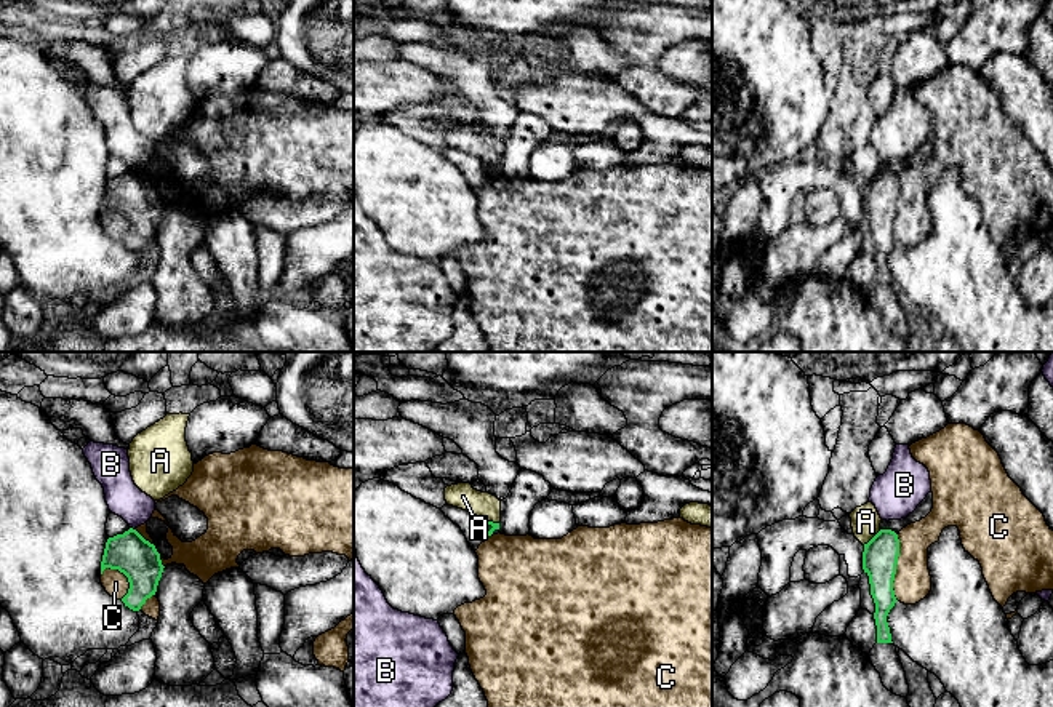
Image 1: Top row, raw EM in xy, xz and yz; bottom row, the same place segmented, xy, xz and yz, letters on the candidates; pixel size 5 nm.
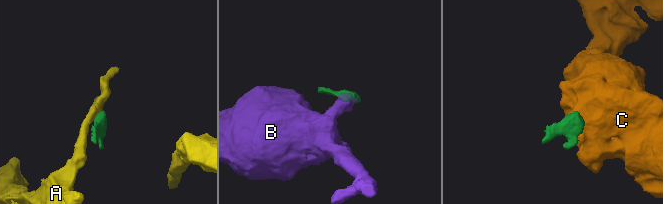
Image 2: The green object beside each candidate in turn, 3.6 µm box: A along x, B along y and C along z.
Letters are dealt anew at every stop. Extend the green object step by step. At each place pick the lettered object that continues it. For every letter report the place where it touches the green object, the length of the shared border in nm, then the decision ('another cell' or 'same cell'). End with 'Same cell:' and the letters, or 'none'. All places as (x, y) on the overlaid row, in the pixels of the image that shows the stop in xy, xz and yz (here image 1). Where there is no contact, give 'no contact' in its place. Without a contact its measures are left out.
A: yz (872, 538) | 120 nm | another cell
B: xy (132, 528) | 30 nm | another cell
C: yz (895, 568) | 340 nm | another cell
Same cell: none

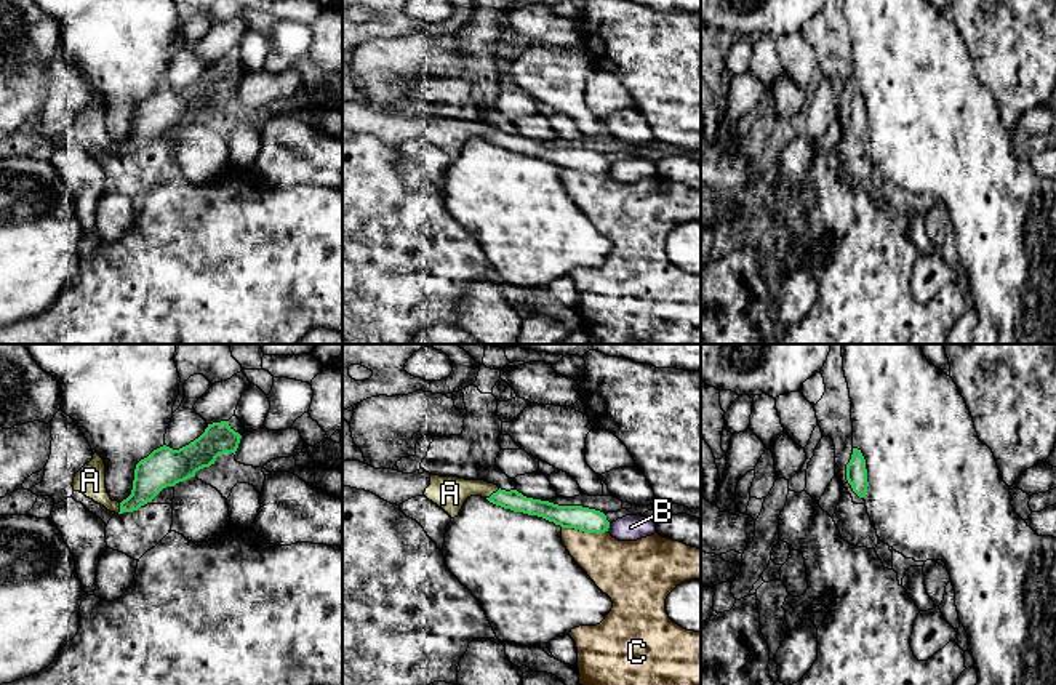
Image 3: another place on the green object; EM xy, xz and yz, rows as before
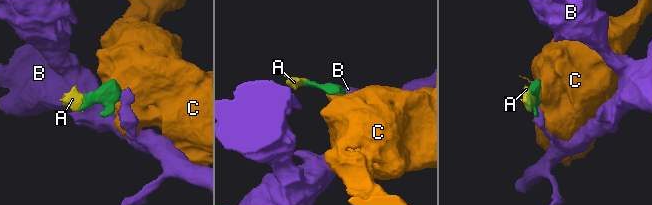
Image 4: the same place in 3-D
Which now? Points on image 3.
A: xz (493, 493) | 90 nm | same cell
B: xz (608, 527) | 40 nm | another cell
C: xz (584, 532) | 240 nm | another cell
Same cell: A

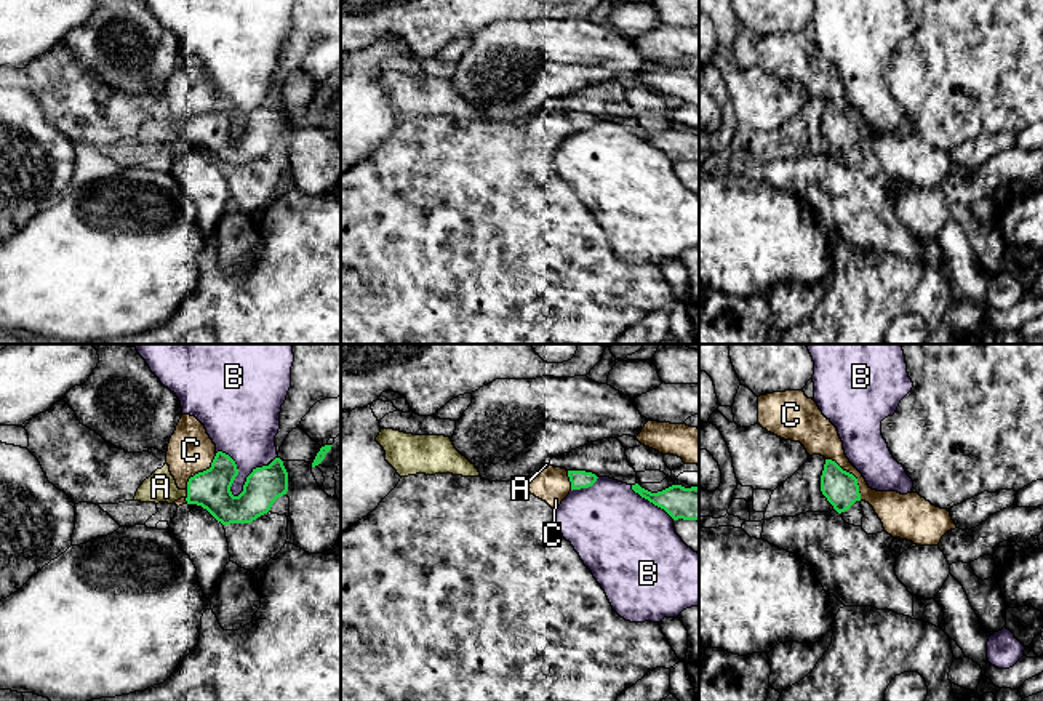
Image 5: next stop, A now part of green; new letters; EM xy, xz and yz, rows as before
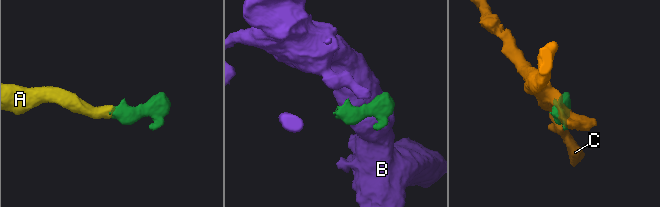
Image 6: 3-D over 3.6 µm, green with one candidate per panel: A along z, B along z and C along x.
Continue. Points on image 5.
A: xy (187, 495) | 50 nm | same cell
B: xy (229, 490) | 260 nm | another cell
C: yz (851, 474) | 280 nm | another cell
Same cell: A

